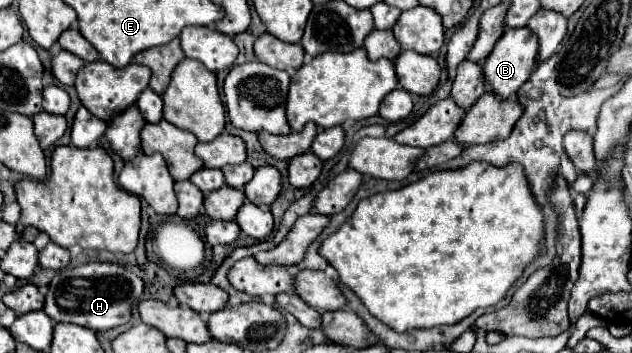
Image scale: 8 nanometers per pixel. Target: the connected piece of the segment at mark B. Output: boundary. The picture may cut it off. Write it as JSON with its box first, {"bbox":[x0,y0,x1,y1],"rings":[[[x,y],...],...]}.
{"bbox":[483,29,537,99],"rings":[[[505,29],[489,57],[483,61],[483,77],[485,85],[491,93],[501,99],[509,99],[517,93],[517,89],[527,81],[537,61],[537,37],[529,33],[529,29]]]}

